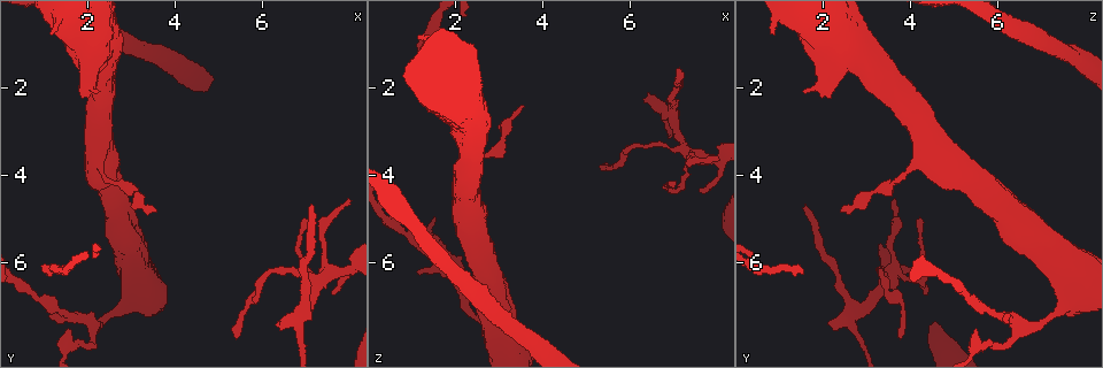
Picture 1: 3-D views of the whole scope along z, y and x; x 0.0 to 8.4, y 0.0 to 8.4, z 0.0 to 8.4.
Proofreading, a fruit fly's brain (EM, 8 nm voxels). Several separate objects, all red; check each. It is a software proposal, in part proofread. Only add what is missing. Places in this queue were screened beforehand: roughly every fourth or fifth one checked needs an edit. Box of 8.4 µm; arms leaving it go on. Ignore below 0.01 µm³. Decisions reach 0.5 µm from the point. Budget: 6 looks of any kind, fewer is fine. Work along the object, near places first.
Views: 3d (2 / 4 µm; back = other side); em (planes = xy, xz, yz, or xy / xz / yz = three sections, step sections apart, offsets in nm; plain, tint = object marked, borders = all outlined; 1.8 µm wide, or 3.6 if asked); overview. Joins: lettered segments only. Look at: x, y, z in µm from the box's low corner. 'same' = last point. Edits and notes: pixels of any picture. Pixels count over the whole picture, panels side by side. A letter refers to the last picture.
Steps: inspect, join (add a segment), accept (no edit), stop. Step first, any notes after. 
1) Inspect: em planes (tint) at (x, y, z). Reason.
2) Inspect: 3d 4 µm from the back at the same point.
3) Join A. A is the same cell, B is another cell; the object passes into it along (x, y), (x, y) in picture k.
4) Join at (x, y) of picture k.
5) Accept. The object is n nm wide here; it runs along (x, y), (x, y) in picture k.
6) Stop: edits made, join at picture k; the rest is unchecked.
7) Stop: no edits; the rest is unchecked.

Inspect: 3d 4 µm from the back at (1.05, 6.25, 1.55). End of a long branch.

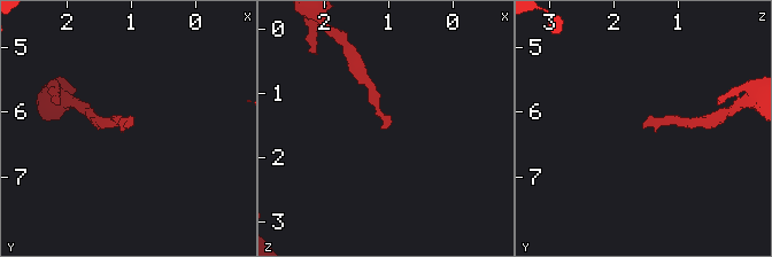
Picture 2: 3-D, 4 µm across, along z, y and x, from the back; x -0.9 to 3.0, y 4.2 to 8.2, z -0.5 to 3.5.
Inspect: em 3.6 µm planes (borders) at (1.10, 6.25, 1.55).

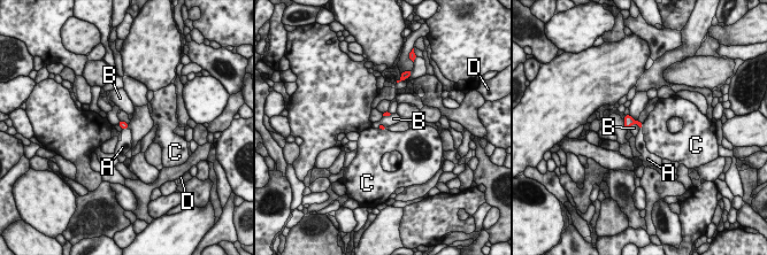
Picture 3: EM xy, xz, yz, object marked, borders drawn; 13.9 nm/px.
Join A. A is the same cell, B, C and D are other cells; the object passes into it along (122, 124), (124, 128), (125, 145) in picture 3; it goes on there.

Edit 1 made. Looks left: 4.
Inspect: overview. See it whole again.

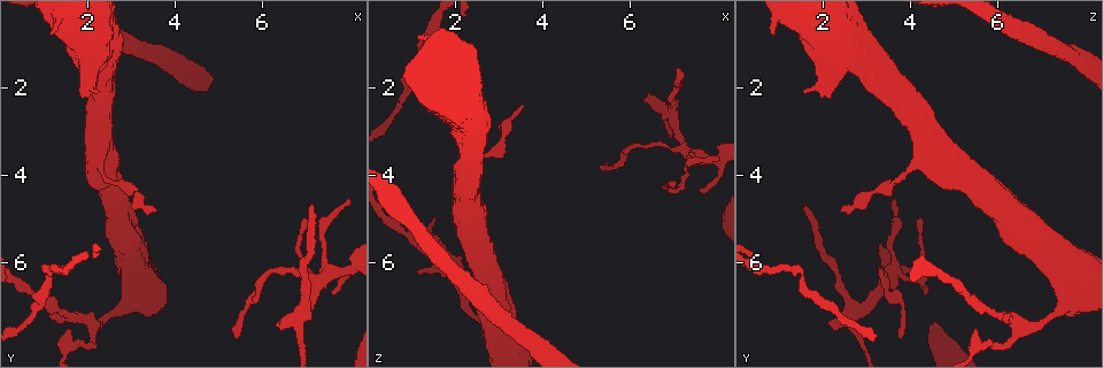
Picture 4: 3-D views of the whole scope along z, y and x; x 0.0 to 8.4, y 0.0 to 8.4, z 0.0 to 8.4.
Inspect: em 3.6 µm planes (borders) at (6.30, 7.40, 2.35). Free end.

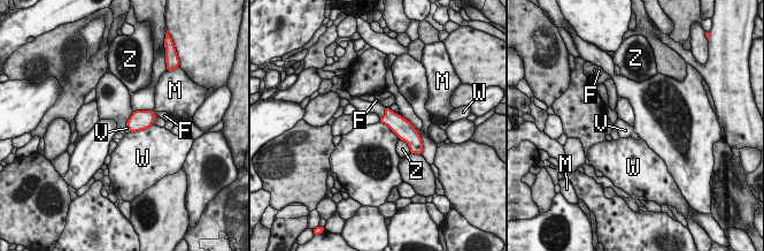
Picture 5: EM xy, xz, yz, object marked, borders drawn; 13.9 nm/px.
Join V. The object is 140 nm wide here; V is the same cell, F, M, W and Z are other cells; the object passes into it along (396, 123), (385, 114), (369, 107) in picture 5; it goes on there.

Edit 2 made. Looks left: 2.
Inspect: overview. Redraw.

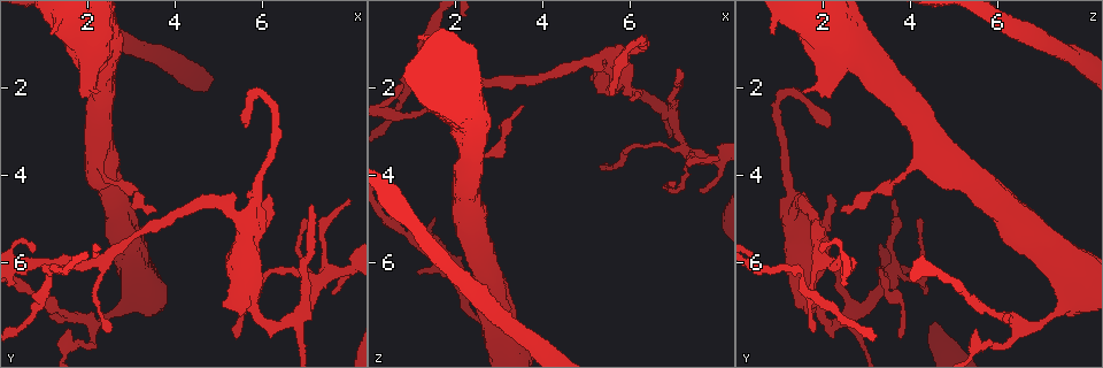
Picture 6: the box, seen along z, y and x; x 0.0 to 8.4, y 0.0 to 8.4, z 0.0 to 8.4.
Inspect: em planes (borders) at (2.25, 2.05, 1.60). Stops while still wide.

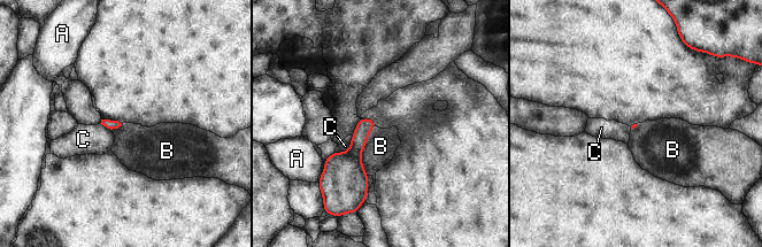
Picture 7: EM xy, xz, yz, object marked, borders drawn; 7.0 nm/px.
Accept. The longest contact is with B, 280 nm; A, B and C are other cells; a border runs along (368, 136), (361, 154), (367, 175) in picture 7; no lettered segment goes on from it.

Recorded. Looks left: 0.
Stop: edits made, join at picture 3, join at picture 5; the rest is unchecked.

